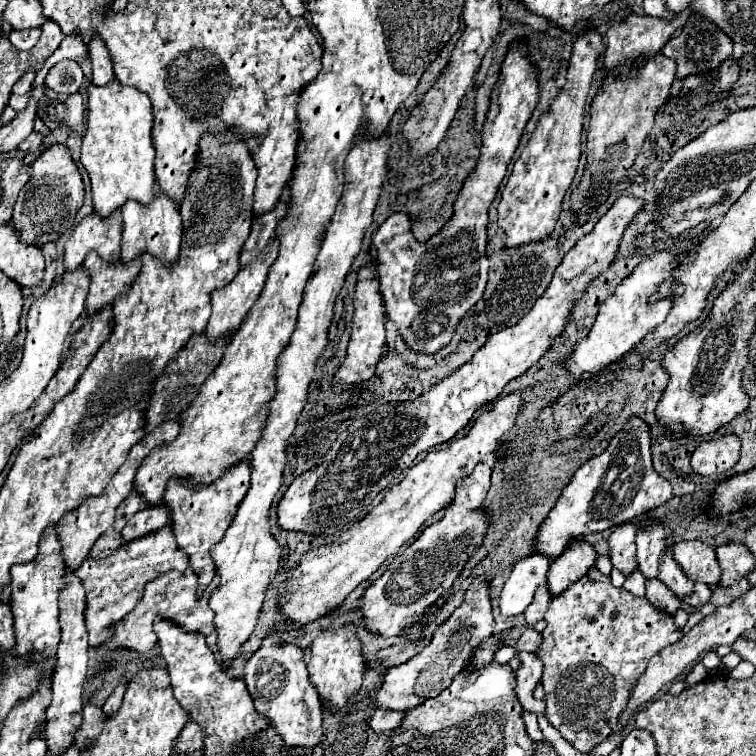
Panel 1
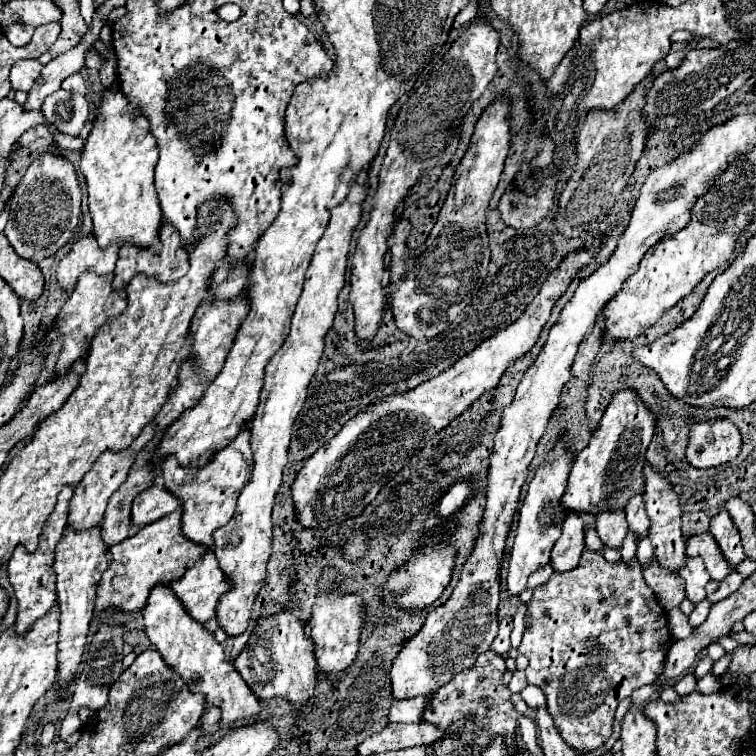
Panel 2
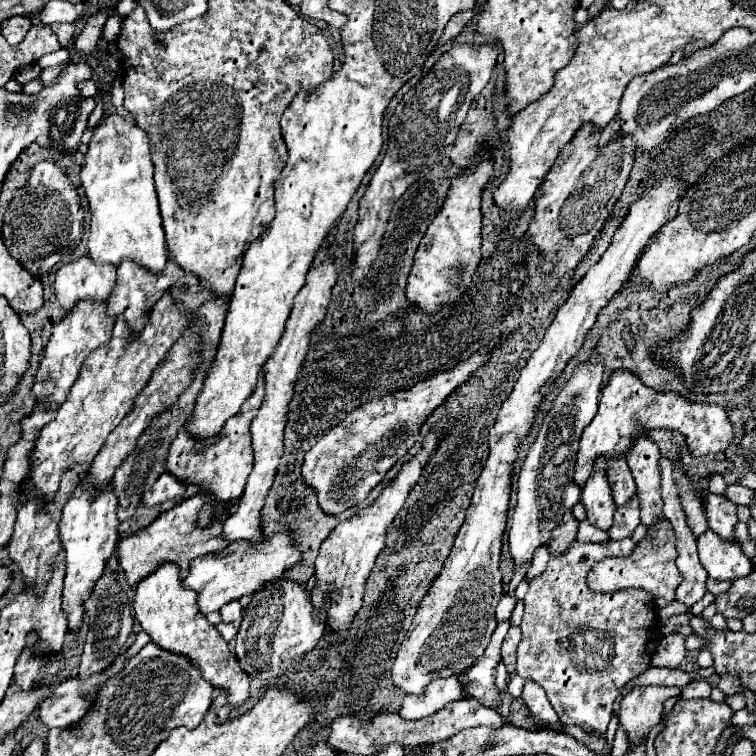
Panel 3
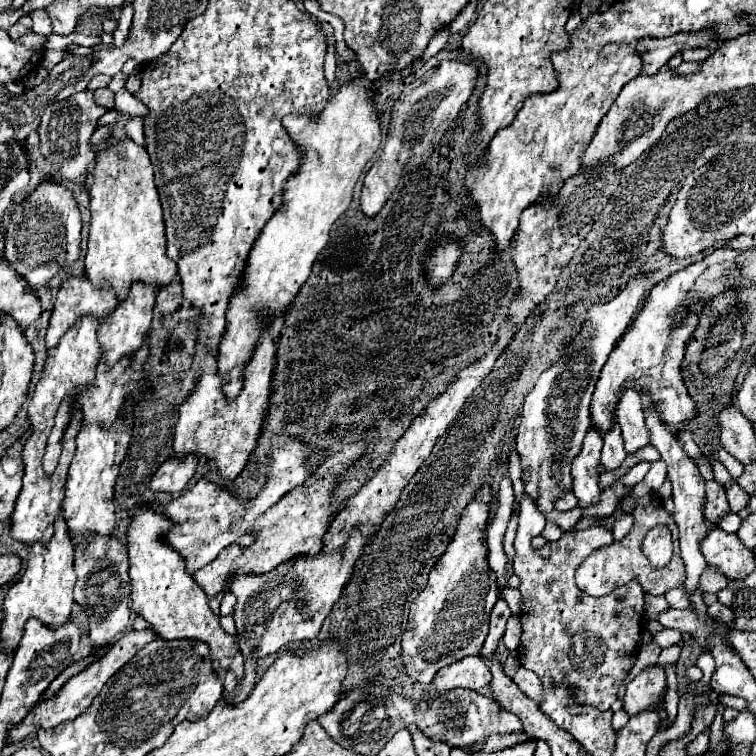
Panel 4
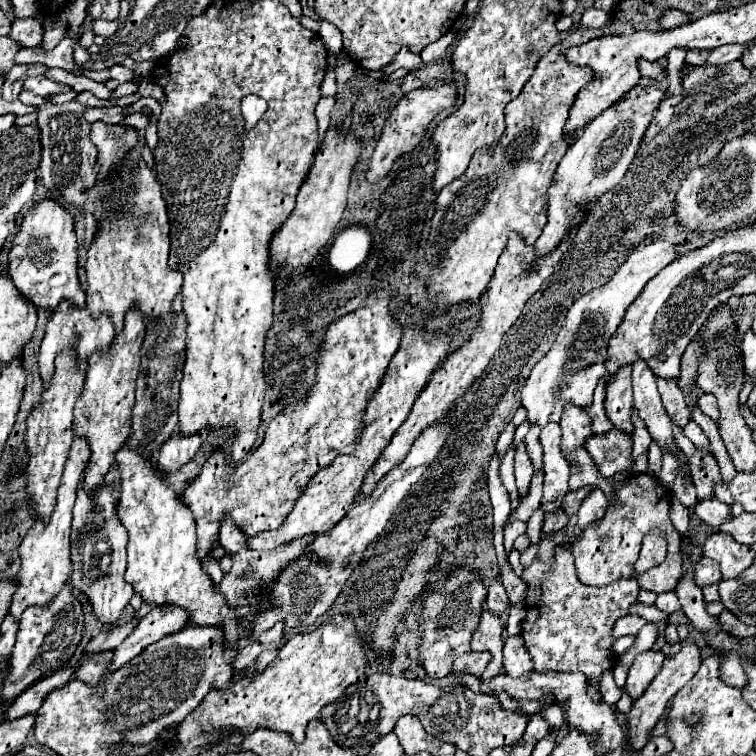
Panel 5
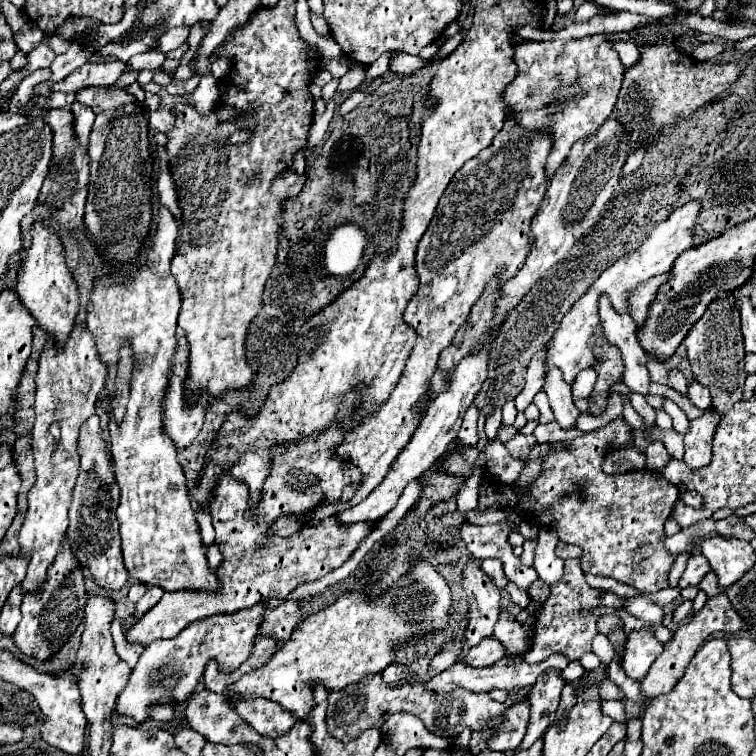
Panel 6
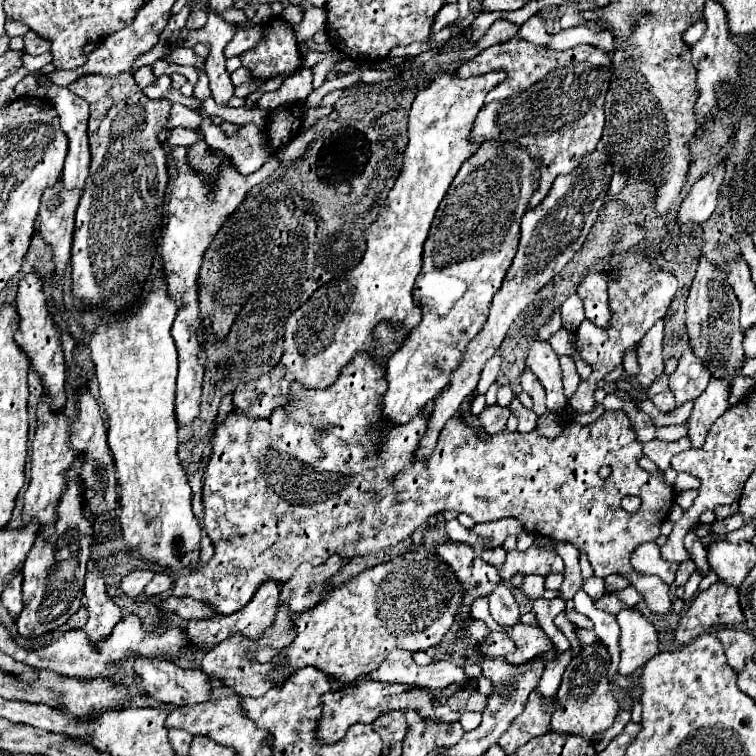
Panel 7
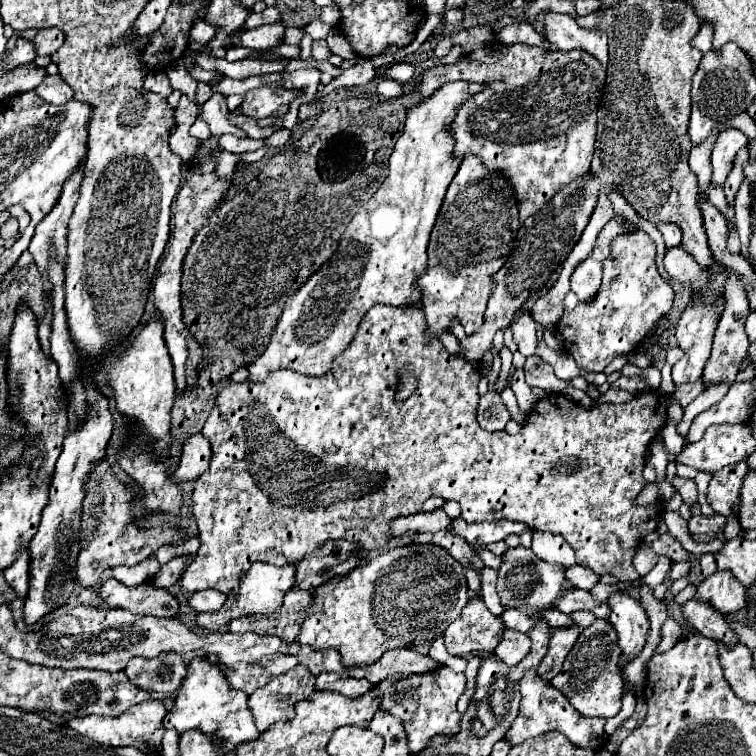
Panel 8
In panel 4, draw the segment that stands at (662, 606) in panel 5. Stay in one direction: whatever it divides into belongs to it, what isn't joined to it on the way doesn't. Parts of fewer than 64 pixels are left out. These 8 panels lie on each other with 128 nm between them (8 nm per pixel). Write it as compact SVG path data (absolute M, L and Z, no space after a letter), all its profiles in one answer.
M682 586L668 590L666 592L666 600L668 600L670 608L688 608L688 598L686 598Z

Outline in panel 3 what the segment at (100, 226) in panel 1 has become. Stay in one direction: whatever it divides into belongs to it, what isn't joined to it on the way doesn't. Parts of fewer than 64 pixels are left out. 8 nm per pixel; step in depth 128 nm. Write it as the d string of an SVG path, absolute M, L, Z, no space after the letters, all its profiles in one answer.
M88 254L76 258L74 262L64 264L56 272L54 294L66 312L82 302L98 302L108 300L116 284L116 268L114 266L96 266L90 262Z

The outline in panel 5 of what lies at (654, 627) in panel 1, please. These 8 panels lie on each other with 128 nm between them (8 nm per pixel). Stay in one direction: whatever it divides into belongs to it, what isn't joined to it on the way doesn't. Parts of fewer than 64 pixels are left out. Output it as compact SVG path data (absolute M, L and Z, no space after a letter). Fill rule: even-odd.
M524 440L518 442L516 446L516 486L518 486L518 492L524 494L528 490L528 484L530 484L530 478L534 474L534 466L532 466L532 460L526 456L526 444ZM594 488L580 504L577 524L572 538L564 547L556 547L556 562L552 566L534 560L532 566L522 574L528 584L526 608L528 614L522 622L522 638L532 656L534 670L554 670L554 672L584 672L588 678L600 680L604 670L614 668L616 658L612 658L612 626L620 616L628 614L628 606L636 602L638 584L636 578L618 580L608 586L586 586L576 578L571 545L580 532L604 517L608 500L600 488Z

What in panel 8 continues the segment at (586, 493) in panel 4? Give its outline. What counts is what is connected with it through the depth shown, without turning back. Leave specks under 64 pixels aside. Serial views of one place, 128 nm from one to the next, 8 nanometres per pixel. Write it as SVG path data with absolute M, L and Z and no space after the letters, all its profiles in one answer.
M518 310L508 328L514 336L514 342L518 344L520 354L532 356L536 352L536 322L534 322L534 318L528 312Z

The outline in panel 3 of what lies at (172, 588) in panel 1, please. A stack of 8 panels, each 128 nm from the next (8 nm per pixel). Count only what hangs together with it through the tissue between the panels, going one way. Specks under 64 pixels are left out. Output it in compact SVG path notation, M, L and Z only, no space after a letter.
M288 528L276 530L262 540L246 544L244 540L232 542L224 554L204 554L190 562L190 574L184 580L184 586L198 592L200 612L208 614L220 610L232 600L240 600L246 594L254 594L266 582L282 576L284 570L302 562L302 544L296 534Z

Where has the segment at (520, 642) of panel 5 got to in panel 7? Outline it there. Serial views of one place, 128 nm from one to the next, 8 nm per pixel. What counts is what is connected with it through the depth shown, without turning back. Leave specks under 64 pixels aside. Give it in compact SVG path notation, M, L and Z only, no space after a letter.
M504 582L496 584L496 588L490 592L488 600L490 600L490 614L498 624L514 626L520 622L518 602Z

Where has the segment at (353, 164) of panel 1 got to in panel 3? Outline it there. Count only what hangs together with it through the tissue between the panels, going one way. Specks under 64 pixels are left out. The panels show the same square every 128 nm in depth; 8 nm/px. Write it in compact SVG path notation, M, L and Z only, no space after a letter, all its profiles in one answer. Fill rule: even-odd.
M328 240L322 244L322 248L324 248L324 258L322 258L322 262L318 262L310 268L304 288L294 298L294 308L292 308L292 314L286 322L286 330L280 338L280 344L276 346L274 354L264 364L266 396L264 396L264 402L262 402L256 418L252 420L252 428L250 428L252 430L252 448L254 448L254 468L252 468L252 474L248 476L244 494L242 494L238 506L234 508L234 514L228 518L228 522L224 522L222 534L224 534L224 538L228 538L228 542L240 540L240 538L244 538L244 540L262 538L260 508L264 506L264 498L266 498L266 494L274 482L274 474L276 474L276 468L280 464L284 424L286 424L288 402L294 394L294 380L298 378L300 366L304 362L308 342L310 342L310 334L312 334L314 326L324 318L324 310L328 308L328 302L330 302L330 290L336 282L336 270L332 266L332 256L328 254ZM233 600L220 608L220 615L224 622L236 622L242 618L242 604L239 600Z

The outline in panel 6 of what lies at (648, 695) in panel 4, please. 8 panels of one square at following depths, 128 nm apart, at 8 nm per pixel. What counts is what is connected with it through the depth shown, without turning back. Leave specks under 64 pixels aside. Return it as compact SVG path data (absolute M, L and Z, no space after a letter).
M634 630L626 638L622 668L630 678L642 680L652 662L662 654L662 644L648 630Z

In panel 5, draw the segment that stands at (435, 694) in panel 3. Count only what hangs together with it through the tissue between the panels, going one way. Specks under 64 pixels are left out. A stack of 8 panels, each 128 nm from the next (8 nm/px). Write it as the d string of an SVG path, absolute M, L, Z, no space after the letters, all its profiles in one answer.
M470 650L464 656L456 658L456 662L452 666L452 672L466 672L466 674L482 676L490 662L492 662L492 654L490 652L472 652Z

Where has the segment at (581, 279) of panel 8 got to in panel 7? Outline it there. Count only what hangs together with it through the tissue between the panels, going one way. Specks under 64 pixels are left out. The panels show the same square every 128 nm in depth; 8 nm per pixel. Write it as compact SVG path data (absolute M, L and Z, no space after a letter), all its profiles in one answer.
M594 270L588 272L580 286L578 286L578 296L584 302L586 318L604 326L608 322L608 294L606 294L606 272L604 270Z

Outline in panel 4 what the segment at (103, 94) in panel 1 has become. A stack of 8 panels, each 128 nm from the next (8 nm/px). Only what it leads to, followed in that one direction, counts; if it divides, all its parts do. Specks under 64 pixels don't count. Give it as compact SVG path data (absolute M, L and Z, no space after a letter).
M124 138L118 142L108 142L104 150L98 152L96 164L92 166L92 184L90 184L90 212L92 212L92 224L90 224L90 238L88 238L88 252L86 252L86 276L96 286L102 288L108 284L114 292L118 302L122 302L130 286L134 282L144 284L170 284L178 270L176 262L172 262L166 256L166 236L164 236L164 218L162 218L162 206L158 200L158 190L154 186L154 172L150 164L148 152L134 144L132 138Z

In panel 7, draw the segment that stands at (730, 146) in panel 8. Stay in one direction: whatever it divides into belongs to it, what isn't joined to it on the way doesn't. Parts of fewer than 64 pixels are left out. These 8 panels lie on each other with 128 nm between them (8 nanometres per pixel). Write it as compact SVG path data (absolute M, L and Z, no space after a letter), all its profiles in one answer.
M722 160L718 166L714 166L710 172L706 172L704 176L700 176L692 190L688 192L688 196L684 198L680 210L678 210L678 222L700 222L704 224L714 208L716 208L716 198L718 198L718 190L724 184L724 176L726 176L726 162Z

